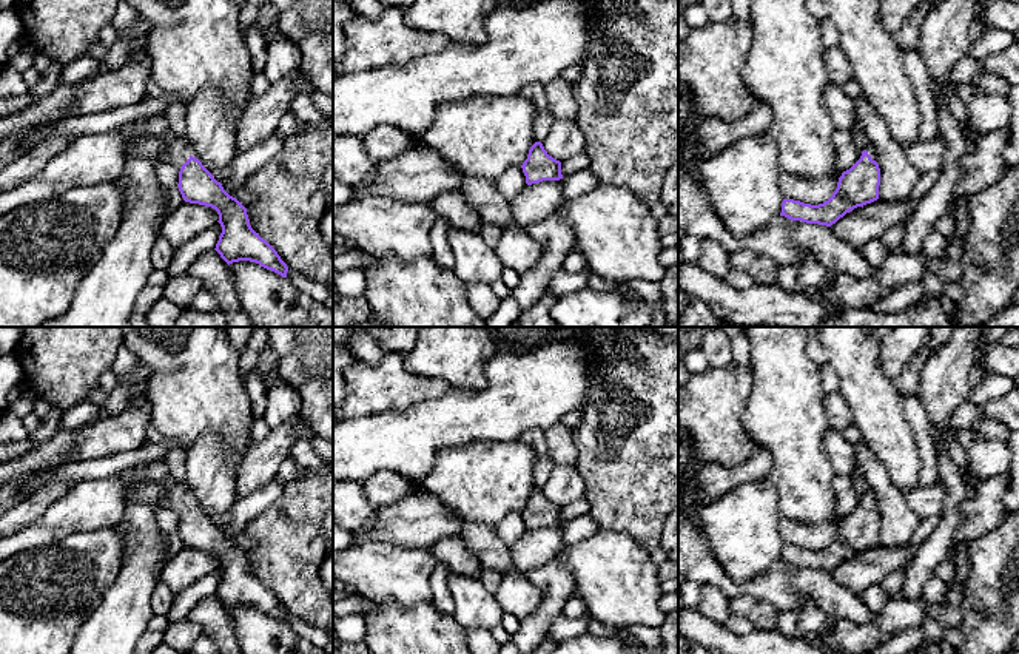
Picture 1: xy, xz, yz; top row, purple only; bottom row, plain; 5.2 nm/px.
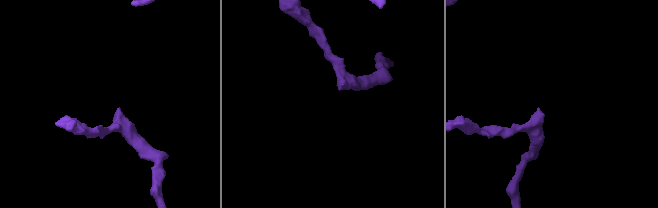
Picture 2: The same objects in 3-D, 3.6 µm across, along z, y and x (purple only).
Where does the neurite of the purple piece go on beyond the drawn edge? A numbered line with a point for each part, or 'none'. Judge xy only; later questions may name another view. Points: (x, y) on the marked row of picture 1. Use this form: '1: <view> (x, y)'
1: xy (168, 148)

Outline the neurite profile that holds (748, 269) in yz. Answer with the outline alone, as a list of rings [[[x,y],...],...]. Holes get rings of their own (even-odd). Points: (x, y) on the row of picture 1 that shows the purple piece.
[[[743,250],[732,253],[729,262],[731,268],[726,281],[737,290],[775,284],[779,265],[769,256]]]

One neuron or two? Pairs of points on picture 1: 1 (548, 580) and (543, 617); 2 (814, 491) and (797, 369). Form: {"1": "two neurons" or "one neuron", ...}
{"1": "one neuron", "2": "one neuron"}

